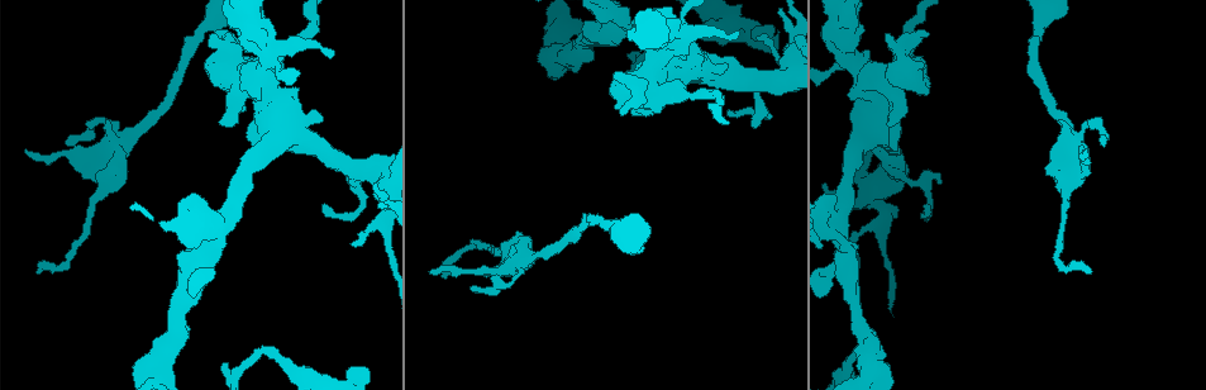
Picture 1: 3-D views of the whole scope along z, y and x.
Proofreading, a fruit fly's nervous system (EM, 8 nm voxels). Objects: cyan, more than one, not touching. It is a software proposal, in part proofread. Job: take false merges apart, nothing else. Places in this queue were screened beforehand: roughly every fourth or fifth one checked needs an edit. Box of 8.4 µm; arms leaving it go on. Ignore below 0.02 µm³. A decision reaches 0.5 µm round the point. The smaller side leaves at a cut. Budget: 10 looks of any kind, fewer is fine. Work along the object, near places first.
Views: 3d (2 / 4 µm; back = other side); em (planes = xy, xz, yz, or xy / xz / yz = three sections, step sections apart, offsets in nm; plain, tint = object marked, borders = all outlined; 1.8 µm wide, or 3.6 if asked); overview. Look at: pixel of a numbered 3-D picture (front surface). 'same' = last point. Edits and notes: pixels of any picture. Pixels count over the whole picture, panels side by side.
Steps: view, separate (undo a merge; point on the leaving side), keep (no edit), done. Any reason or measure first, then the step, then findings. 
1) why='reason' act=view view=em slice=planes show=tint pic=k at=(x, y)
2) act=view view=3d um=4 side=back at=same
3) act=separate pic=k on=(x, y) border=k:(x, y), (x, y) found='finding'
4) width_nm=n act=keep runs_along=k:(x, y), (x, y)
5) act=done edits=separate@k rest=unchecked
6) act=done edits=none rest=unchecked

why='calibre changes' act=view view=em um=3.6 slice=xz step=8 show=tint pic=1 at=(614, 222)

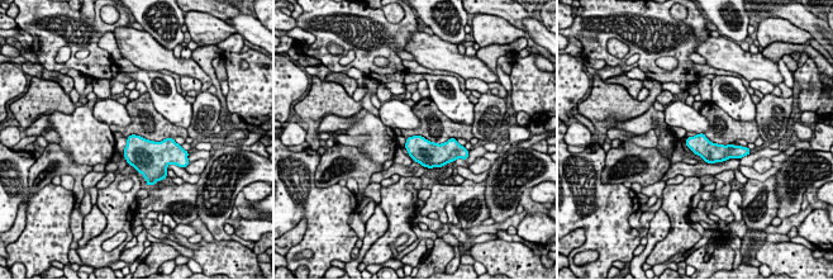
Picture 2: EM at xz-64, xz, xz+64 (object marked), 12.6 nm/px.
why='cut it another way' act=view view=em um=3.6 slice=planes show=tint at=same

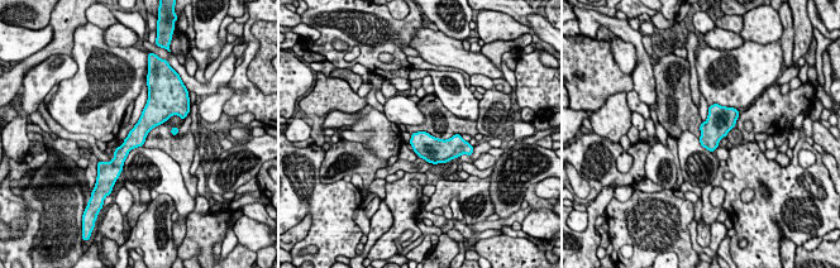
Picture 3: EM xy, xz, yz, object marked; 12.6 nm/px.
act=keep runs_along=3:(160, 106), (114, 162) found='continuous, no second cell'

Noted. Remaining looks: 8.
why='thin arm on a thick one' act=view view=3d um=4 side=back pic=1 at=(268, 52)

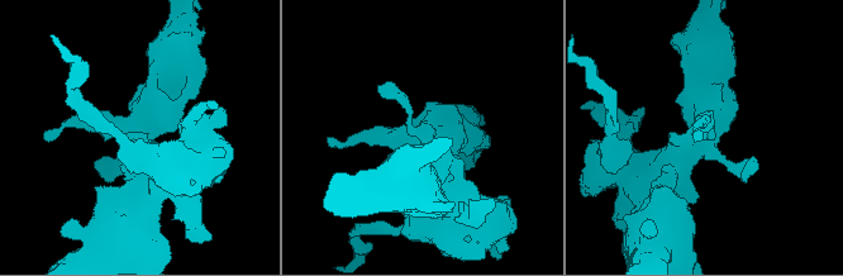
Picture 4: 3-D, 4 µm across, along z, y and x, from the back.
act=view view=em slice=xy step=8 show=tint pic=4 at=(422, 137)

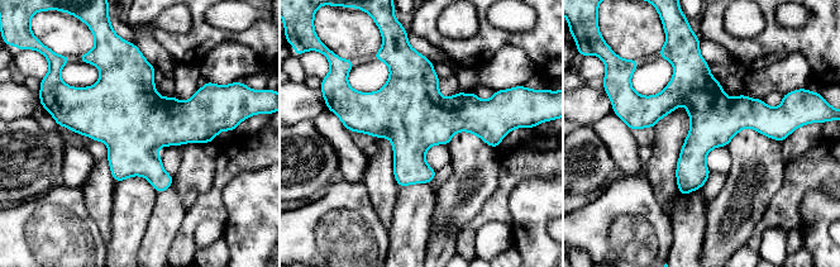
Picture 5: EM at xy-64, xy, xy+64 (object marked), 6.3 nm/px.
why='cut it another way' act=view view=em slice=planes show=tint at=same

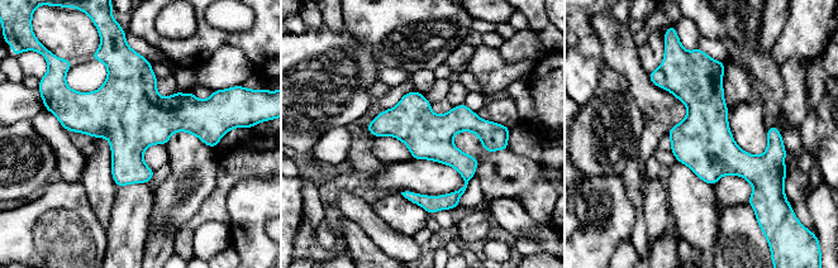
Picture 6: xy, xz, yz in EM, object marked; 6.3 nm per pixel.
width_nm=300 act=keep runs_along=6:(371, 127), (499, 128) found='all the same cell'

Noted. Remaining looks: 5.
why='looks like a crossing' act=view view=em slice=planes show=tint pic=1 at=(523, 255)

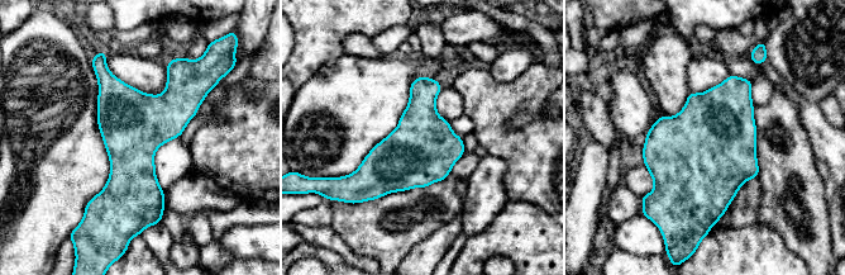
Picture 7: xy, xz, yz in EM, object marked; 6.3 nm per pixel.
act=keep found='continuous, no second cell'

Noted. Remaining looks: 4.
why='sharp bend' act=view view=em slice=xz step=8 show=plain pic=1 at=(260, 349)

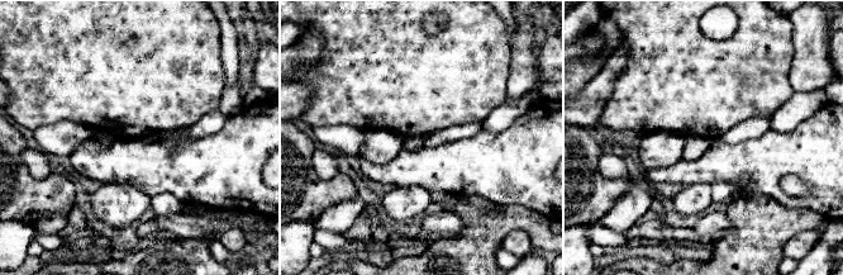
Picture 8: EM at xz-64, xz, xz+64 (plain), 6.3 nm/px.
act=view view=em slice=xz step=8 show=tint at=same

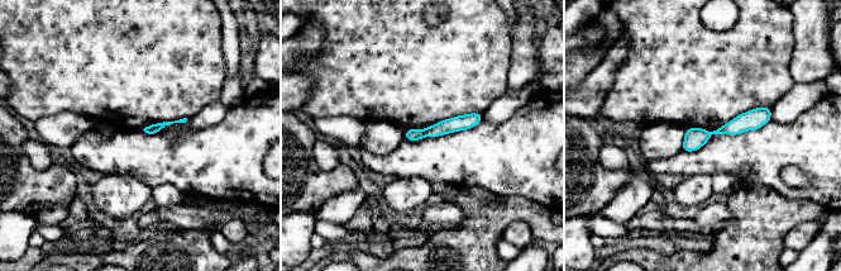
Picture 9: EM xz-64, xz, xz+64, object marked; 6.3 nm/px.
act=separate pic=9 on=(458, 123) part_leaving=9:(478, 117), (428, 132) found='a second cell is stuck on'

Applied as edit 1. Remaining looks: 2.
act=done edits=separate@9 rest=unchecked

